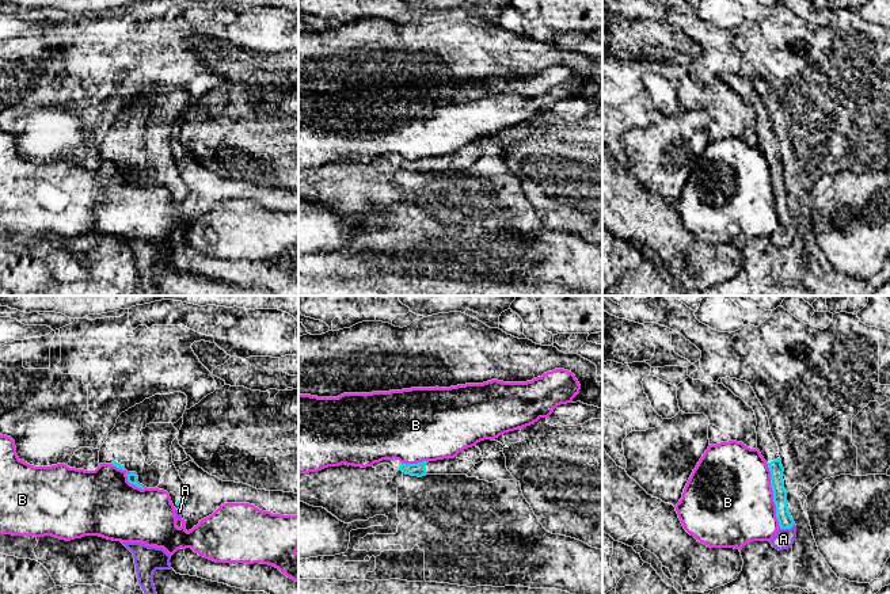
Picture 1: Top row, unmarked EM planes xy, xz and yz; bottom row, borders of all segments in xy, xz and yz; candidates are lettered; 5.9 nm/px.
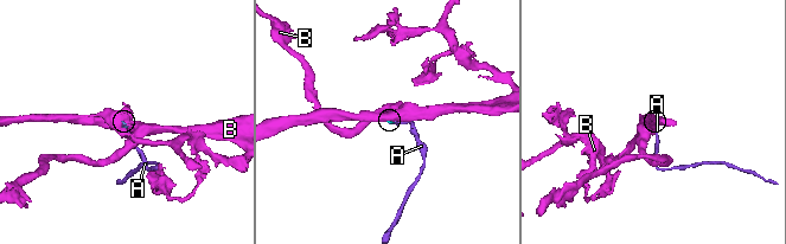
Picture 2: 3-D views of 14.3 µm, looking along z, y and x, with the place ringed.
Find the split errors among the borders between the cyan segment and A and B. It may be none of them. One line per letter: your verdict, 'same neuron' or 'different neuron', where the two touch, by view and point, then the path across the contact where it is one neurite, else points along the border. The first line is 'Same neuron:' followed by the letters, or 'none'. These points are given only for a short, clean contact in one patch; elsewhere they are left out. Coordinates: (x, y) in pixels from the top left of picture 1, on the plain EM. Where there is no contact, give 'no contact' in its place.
Same neuron: A
A: same neuron | yz (787, 224) | across yz (783, 212), (787, 224), (783, 235)
B: different neuron | yz (774, 191)

